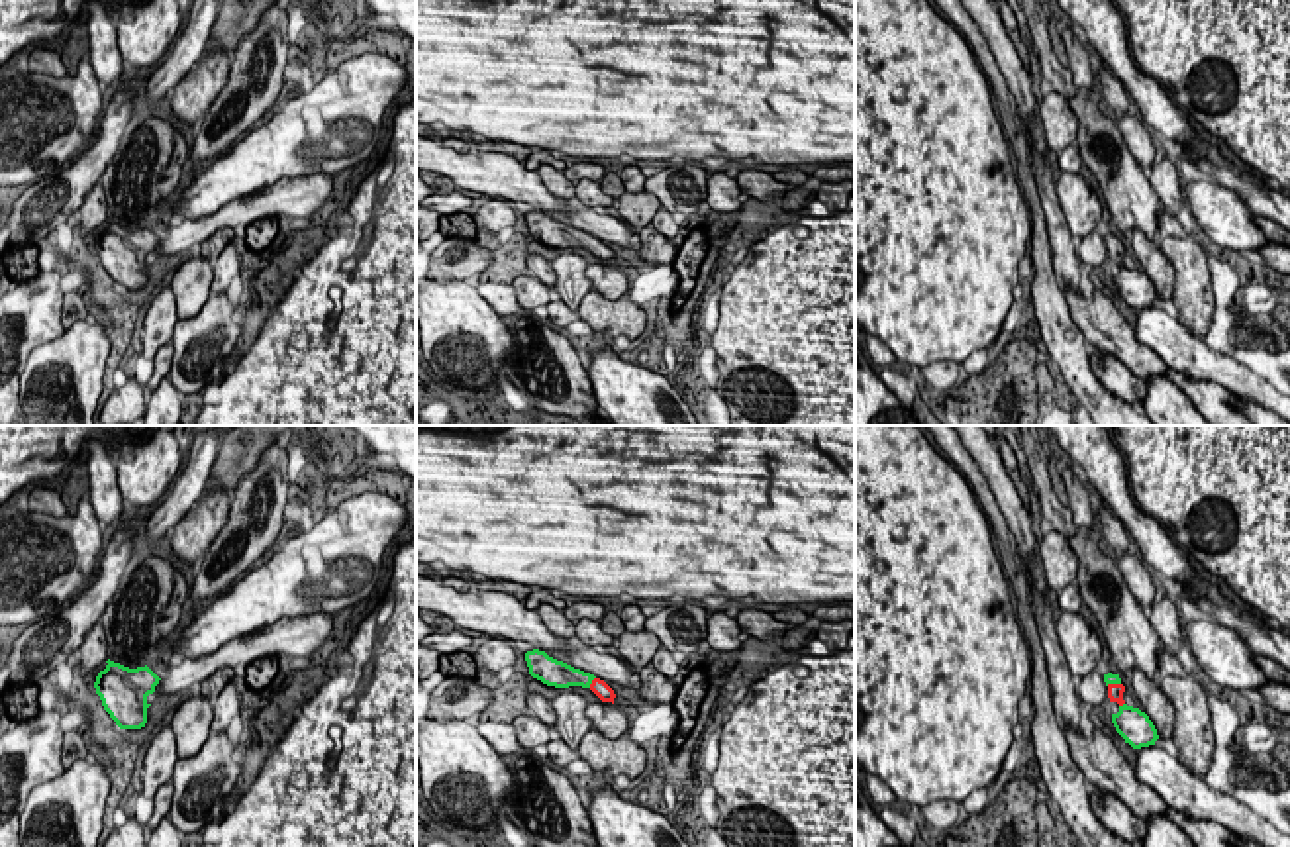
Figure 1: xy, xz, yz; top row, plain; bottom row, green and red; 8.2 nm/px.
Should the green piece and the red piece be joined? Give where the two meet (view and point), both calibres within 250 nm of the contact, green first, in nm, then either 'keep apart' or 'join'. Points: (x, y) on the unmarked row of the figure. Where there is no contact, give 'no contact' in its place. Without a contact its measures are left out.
xz (591, 244) | 220/140 nm | join

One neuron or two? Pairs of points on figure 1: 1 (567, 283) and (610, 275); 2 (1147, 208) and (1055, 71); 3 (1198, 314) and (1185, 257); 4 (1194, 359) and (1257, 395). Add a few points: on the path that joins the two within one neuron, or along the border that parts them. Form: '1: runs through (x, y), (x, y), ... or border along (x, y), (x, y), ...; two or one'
1: border along (589, 265), (587, 279), (591, 291), (577, 310); two
2: runs through (1122, 175), (1122, 146), (1081, 104); one
3: runs through (1194, 300), (1185, 271); one
4: runs through (1210, 365), (1241, 381); one

